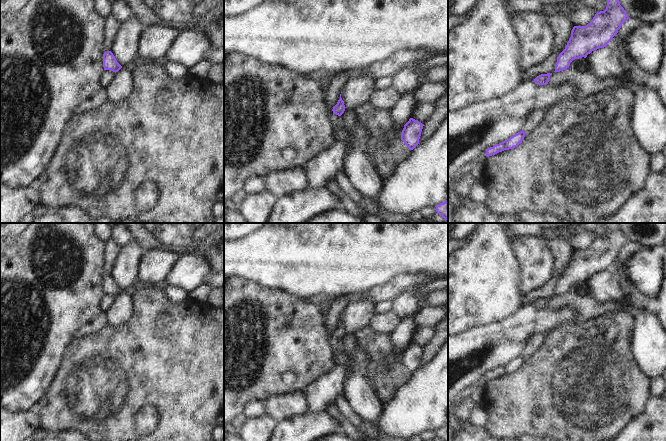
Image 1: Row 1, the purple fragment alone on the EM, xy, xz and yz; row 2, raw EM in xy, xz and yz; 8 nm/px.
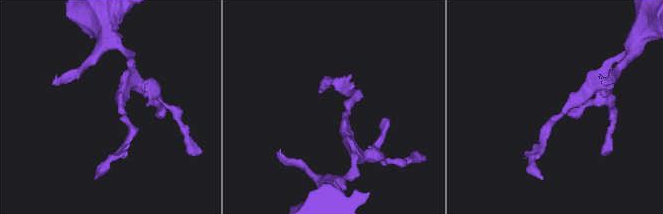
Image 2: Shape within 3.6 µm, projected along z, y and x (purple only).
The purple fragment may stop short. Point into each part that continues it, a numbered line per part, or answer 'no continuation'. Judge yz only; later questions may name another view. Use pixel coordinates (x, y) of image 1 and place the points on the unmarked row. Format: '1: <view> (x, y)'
no continuation.

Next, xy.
no continuation.

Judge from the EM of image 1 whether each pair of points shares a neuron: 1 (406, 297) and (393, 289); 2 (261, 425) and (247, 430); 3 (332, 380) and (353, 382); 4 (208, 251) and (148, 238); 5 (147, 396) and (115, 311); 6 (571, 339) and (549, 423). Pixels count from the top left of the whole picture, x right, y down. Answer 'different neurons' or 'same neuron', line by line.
1: different neurons
2: same neuron
3: different neurons
4: same neuron
5: different neurons
6: same neuron

